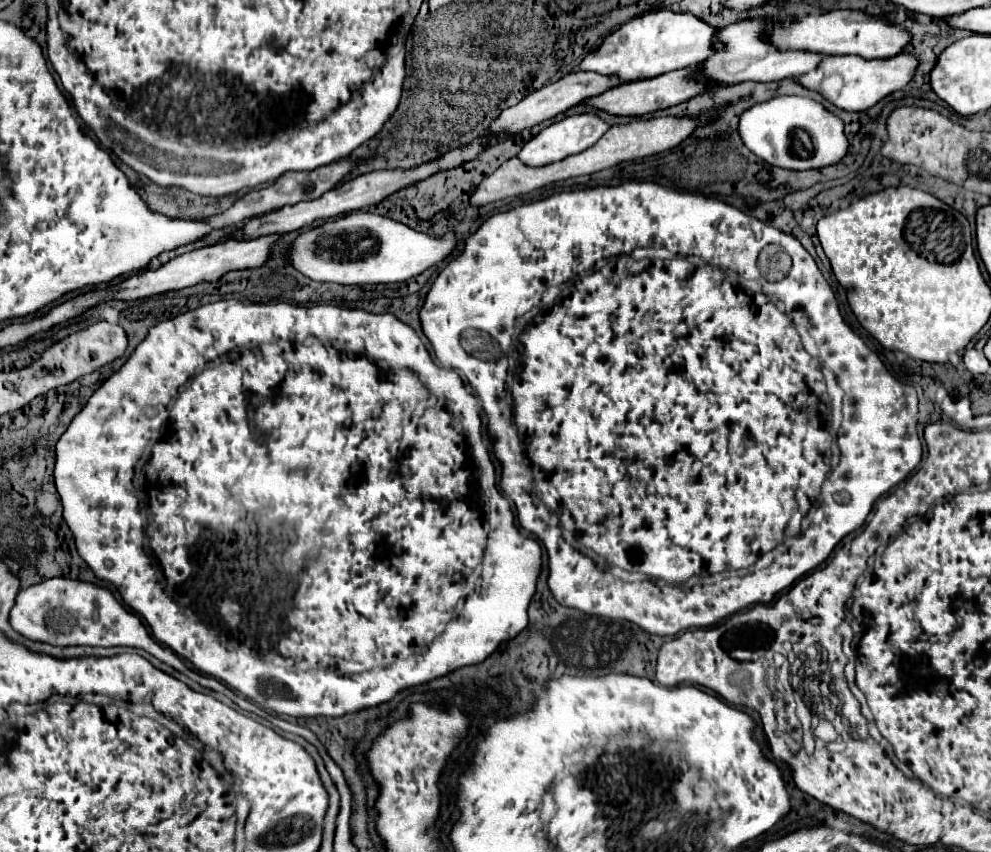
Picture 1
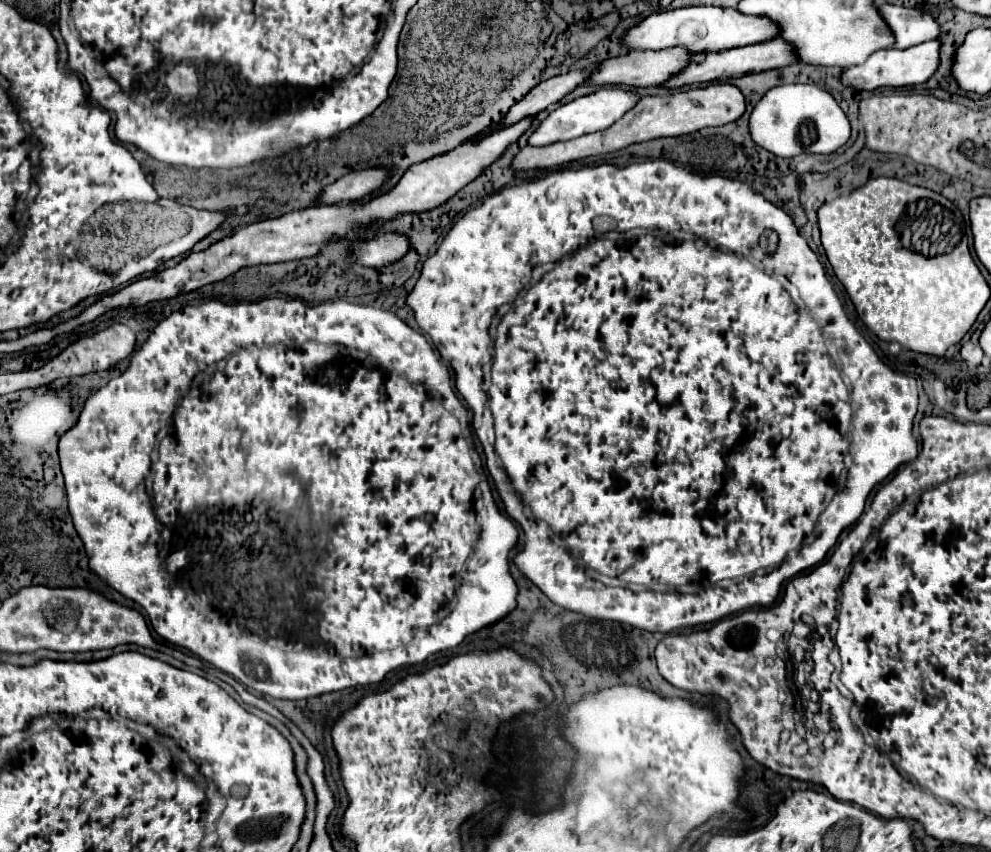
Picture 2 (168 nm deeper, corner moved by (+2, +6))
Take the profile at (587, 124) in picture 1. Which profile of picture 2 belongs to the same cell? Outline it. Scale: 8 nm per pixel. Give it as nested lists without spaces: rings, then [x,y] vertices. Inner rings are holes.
[[[603,87],[591,95],[579,97],[575,101],[551,111],[541,121],[541,125],[531,133],[527,143],[533,147],[545,147],[545,145],[553,145],[559,141],[571,141],[571,139],[577,139],[577,137],[587,135],[587,133],[603,131],[603,129],[611,127],[617,119],[621,119],[623,113],[627,113],[637,101],[639,101],[639,95],[635,95],[635,93],[627,93],[627,91],[615,89],[615,87]]]

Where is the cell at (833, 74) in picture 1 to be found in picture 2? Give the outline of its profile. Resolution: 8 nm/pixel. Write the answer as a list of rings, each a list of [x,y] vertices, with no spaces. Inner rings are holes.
[[[925,41],[909,49],[881,49],[859,65],[849,65],[841,73],[841,83],[855,91],[873,91],[879,87],[907,87],[925,83],[939,65],[939,41]]]

